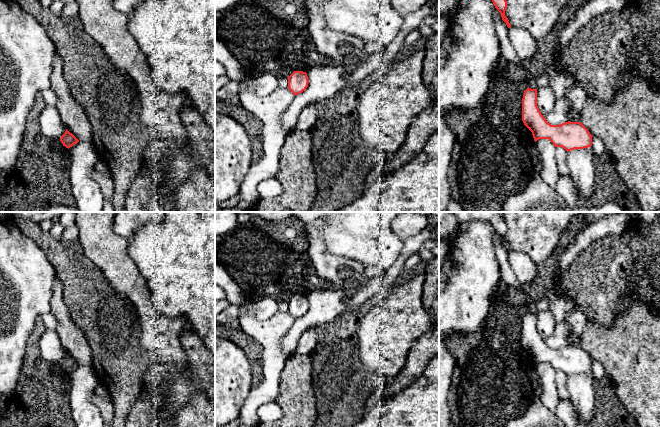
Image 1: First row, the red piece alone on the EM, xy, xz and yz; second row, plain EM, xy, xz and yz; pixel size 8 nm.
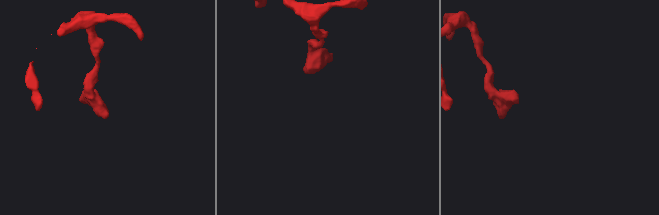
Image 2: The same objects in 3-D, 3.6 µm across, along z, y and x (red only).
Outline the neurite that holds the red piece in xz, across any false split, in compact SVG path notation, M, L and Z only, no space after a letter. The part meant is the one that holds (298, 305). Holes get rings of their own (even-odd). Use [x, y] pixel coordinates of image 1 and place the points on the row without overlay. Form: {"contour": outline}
{"contour": "M294 295L288 302L288 313L295 319L298 319L308 311L308 300L306 296Z"}

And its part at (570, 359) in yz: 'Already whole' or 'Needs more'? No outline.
Already whole

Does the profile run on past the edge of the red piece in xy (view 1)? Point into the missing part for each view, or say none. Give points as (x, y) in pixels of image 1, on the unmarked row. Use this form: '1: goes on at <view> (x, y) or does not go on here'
1: does not go on here

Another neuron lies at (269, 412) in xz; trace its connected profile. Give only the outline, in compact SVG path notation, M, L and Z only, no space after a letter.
M276 402L263 404L257 411L260 422L276 421L282 417L282 414L282 408Z

